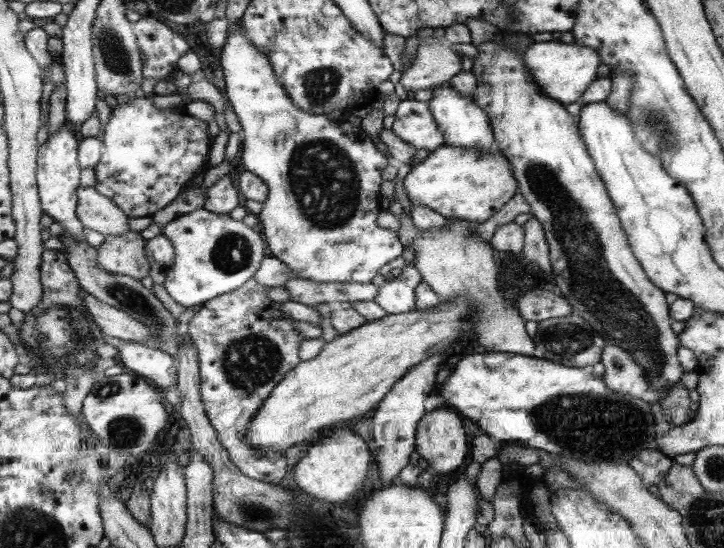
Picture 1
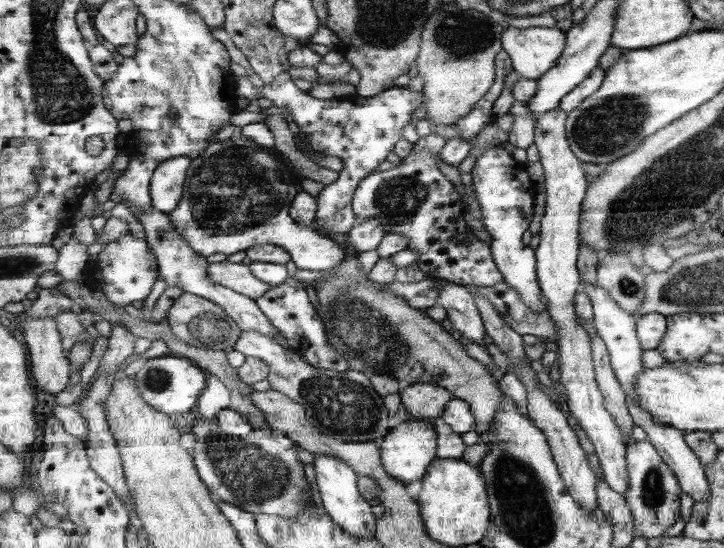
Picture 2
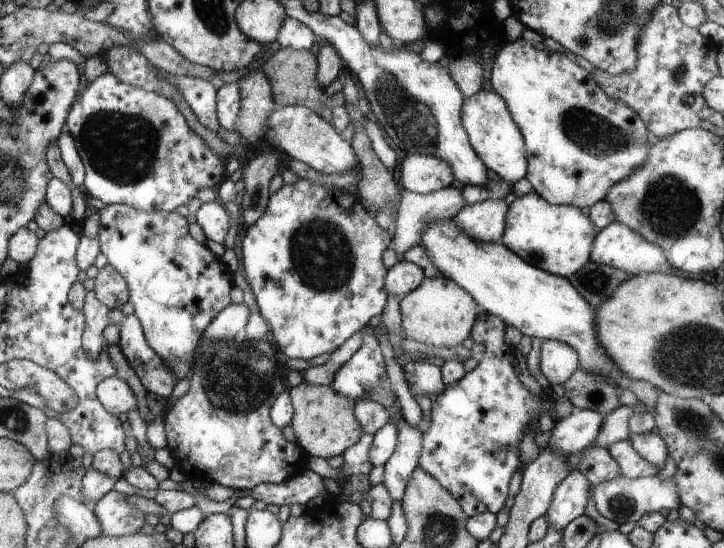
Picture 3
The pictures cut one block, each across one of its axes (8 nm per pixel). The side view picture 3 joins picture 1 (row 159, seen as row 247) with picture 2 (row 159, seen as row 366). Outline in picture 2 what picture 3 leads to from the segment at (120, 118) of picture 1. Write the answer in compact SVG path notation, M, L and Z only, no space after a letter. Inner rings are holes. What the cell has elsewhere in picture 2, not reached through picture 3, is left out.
M177 156L155 168L150 184L153 208L170 213L178 207L191 164L192 157Z

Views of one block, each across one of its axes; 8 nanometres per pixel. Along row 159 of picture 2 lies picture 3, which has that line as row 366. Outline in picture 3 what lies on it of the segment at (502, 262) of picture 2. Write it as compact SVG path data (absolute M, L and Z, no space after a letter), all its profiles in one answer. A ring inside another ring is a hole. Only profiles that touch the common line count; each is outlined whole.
M485 312L484 316L476 318L471 337L477 342L483 341L485 347L477 356L478 365L460 378L460 382L445 386L436 396L434 404L431 404L432 422L423 430L422 454L418 466L436 478L444 490L454 495L468 517L487 512L497 514L502 510L502 502L508 498L508 484L520 466L520 442L524 438L524 430L530 426L532 418L548 413L550 405L548 396L531 394L520 381L514 364L514 349L504 342L506 328L508 324L494 314Z

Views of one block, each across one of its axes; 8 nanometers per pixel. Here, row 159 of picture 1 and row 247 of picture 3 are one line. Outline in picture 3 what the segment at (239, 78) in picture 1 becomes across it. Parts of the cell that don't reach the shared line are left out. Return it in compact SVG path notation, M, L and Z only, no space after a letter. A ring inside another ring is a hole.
M300 179L294 184L286 184L270 195L266 212L260 215L260 218L244 230L244 237L242 237L242 266L244 266L243 276L250 284L252 292L256 297L259 313L262 318L268 322L269 334L274 342L274 346L285 355L290 358L303 358L304 360L310 360L316 358L320 354L325 352L334 353L334 350L340 349L340 346L344 345L344 342L348 341L348 338L352 337L352 334L358 333L362 328L368 325L370 318L374 316L380 316L383 313L384 306L386 304L386 287L384 281L386 280L386 268L382 264L382 250L392 247L392 239L390 233L387 230L382 230L374 218L376 218L377 212L368 212L364 208L363 203L359 199L356 193L351 190L339 190L338 188L331 188L313 183L310 179Z

